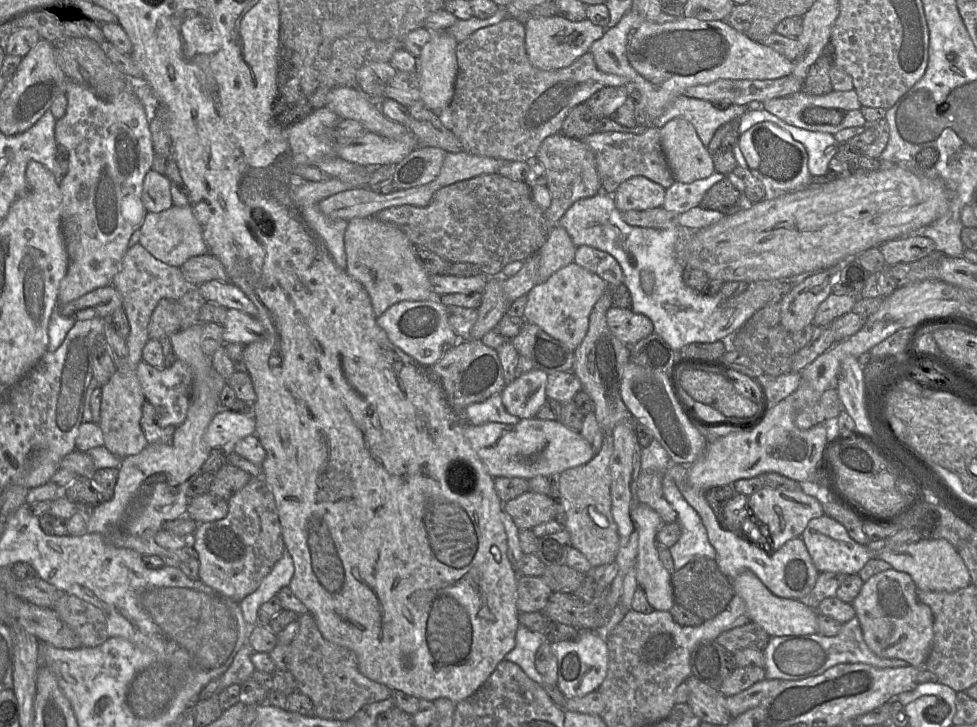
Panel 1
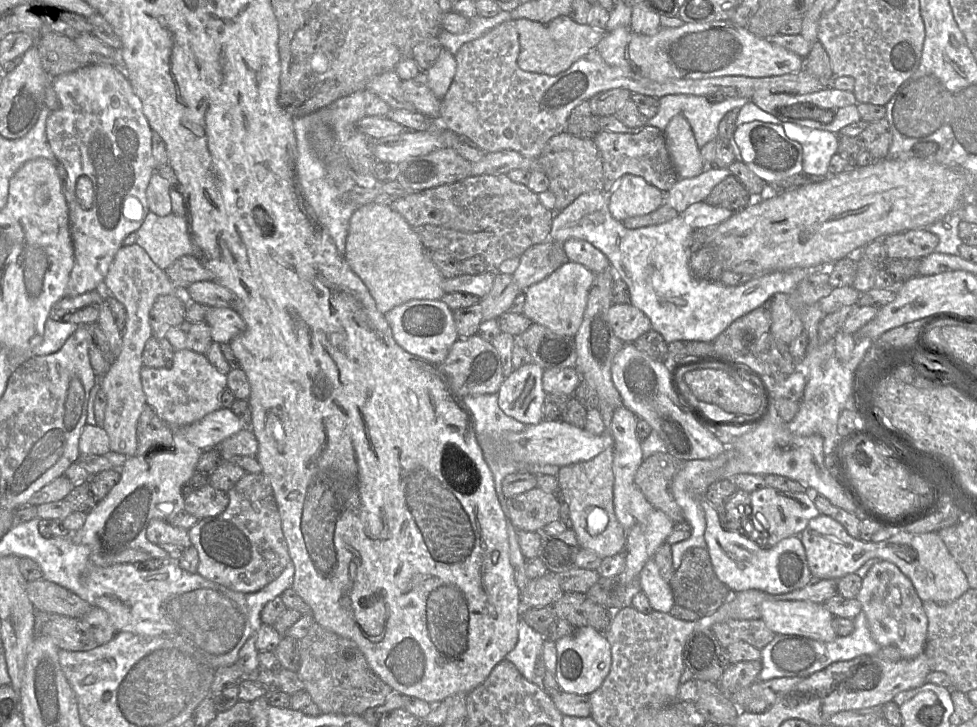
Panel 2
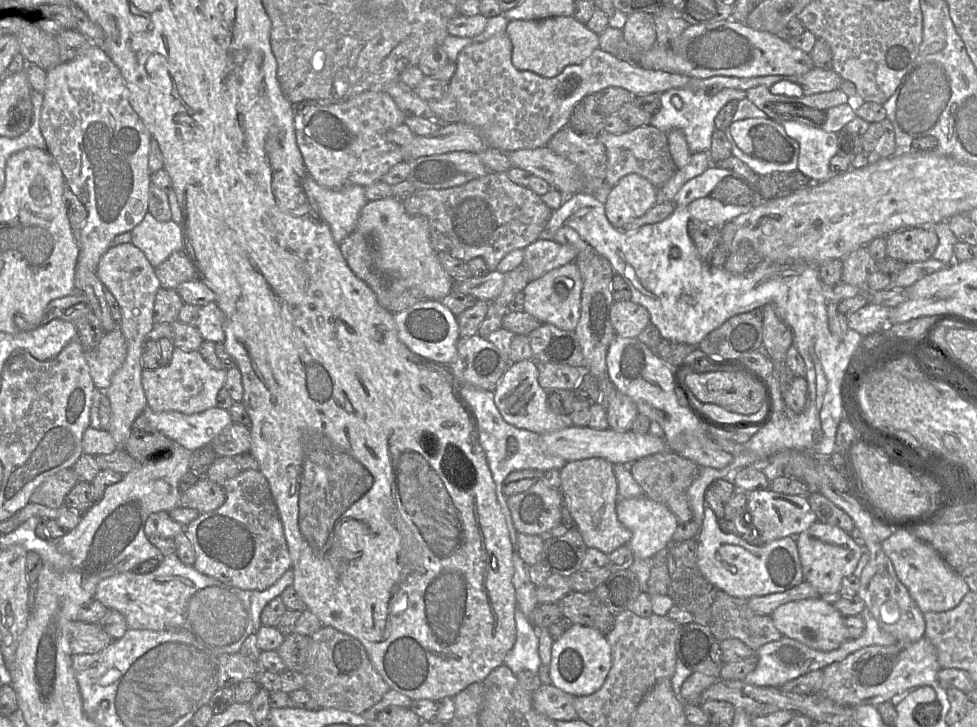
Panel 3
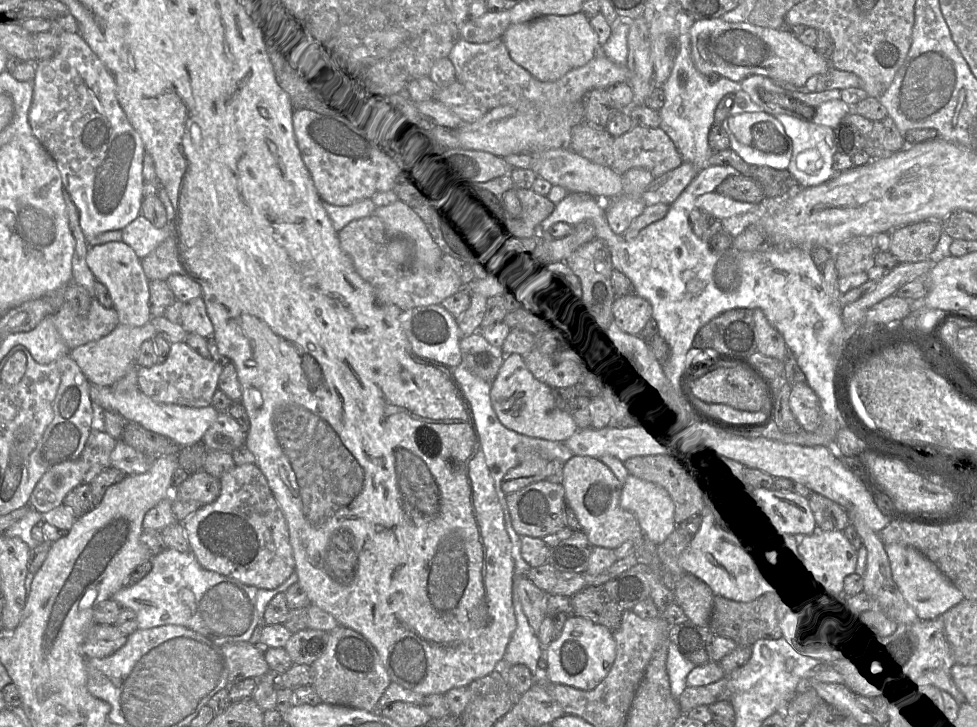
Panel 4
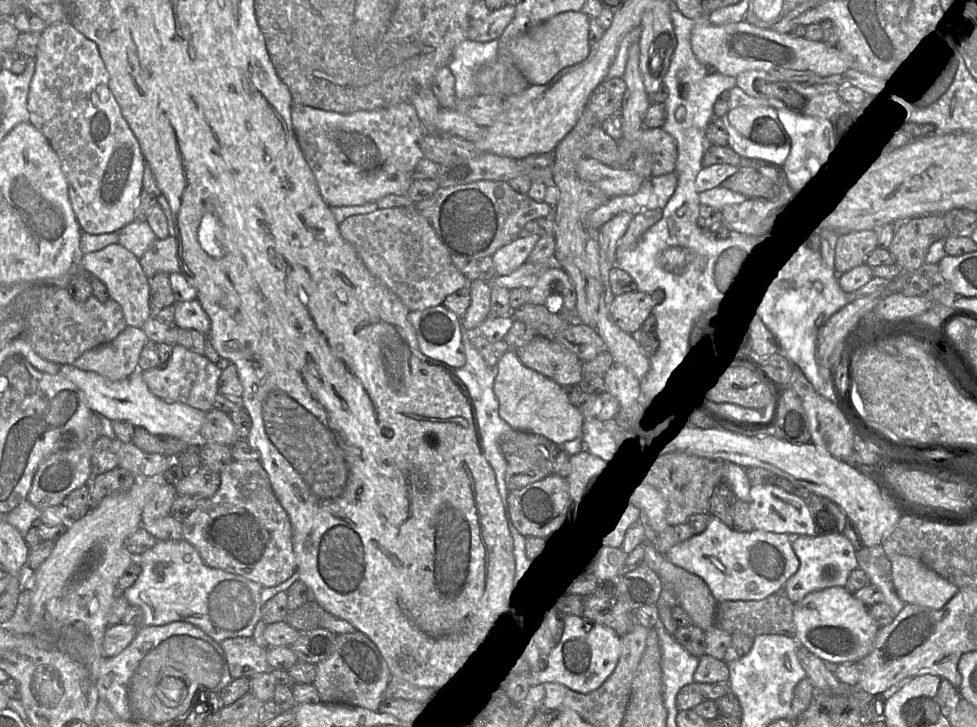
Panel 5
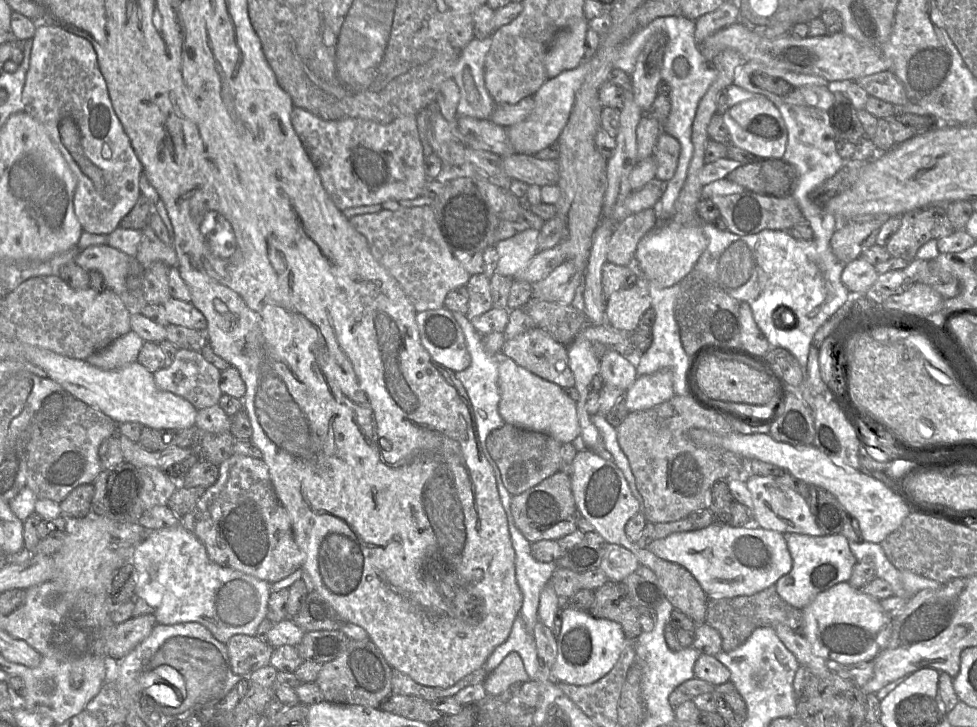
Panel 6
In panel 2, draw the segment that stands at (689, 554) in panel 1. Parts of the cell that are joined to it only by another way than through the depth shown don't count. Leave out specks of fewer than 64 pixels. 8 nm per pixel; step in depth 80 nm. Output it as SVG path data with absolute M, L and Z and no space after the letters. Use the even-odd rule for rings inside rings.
M726 449L721 455L713 459L690 460L682 462L681 469L674 476L670 485L671 494L675 502L682 509L685 521L691 526L691 535L688 539L671 545L673 573L681 564L686 550L692 547L706 549L704 533L706 521L700 499L704 497L706 489L710 484L718 480L718 470L722 468L733 456L732 449Z

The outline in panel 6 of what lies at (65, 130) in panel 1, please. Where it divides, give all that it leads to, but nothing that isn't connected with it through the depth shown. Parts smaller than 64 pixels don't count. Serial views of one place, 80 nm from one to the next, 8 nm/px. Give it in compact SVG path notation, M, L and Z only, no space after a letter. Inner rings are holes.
M38 23L22 102L24 111L43 125L77 178L73 203L82 229L88 233L109 235L119 227L141 195L139 181L143 166L114 111L91 42L60 26ZM66 116L71 117L78 126L84 155L102 171L99 192L61 138L59 122Z

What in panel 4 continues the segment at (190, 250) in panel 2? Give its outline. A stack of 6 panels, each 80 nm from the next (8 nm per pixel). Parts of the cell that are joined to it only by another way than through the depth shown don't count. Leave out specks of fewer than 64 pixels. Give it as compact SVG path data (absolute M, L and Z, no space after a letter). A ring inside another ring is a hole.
M140 214L122 229L122 242L128 244L141 260L172 234L170 227L156 228Z

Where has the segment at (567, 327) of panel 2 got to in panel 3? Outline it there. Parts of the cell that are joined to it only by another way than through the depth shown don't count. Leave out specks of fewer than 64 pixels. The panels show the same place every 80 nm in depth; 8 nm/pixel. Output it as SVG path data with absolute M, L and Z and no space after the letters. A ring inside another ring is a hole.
M574 262L553 269L525 286L522 291L523 311L534 316L542 324L552 324L562 330L575 331L580 318L582 287L581 274Z

